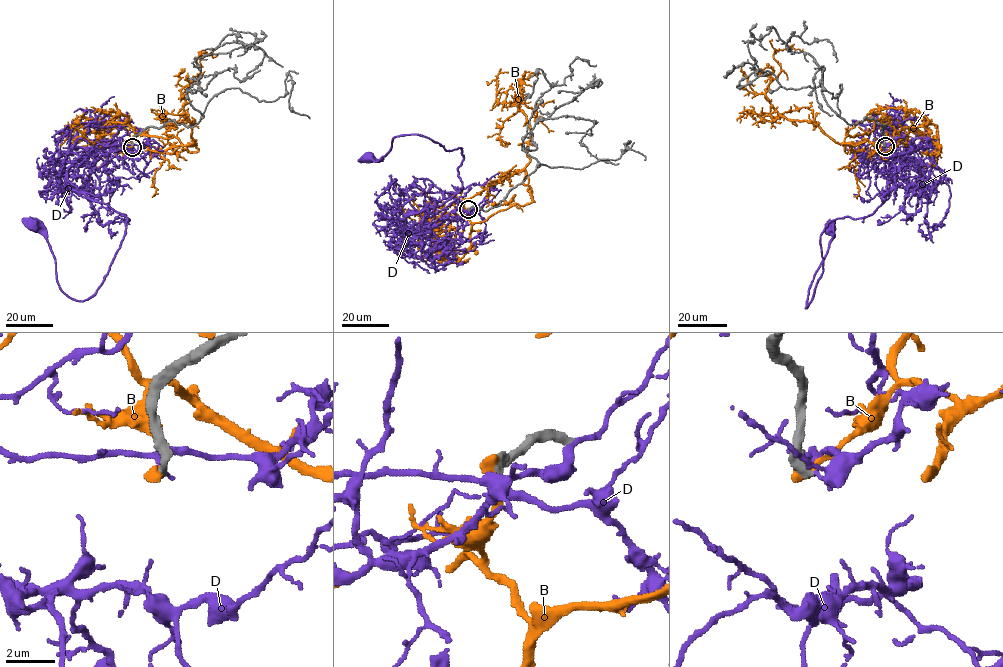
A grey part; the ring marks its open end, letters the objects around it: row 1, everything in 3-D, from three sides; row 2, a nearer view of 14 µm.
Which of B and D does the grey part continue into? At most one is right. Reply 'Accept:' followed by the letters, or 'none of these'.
Accept: none of these

